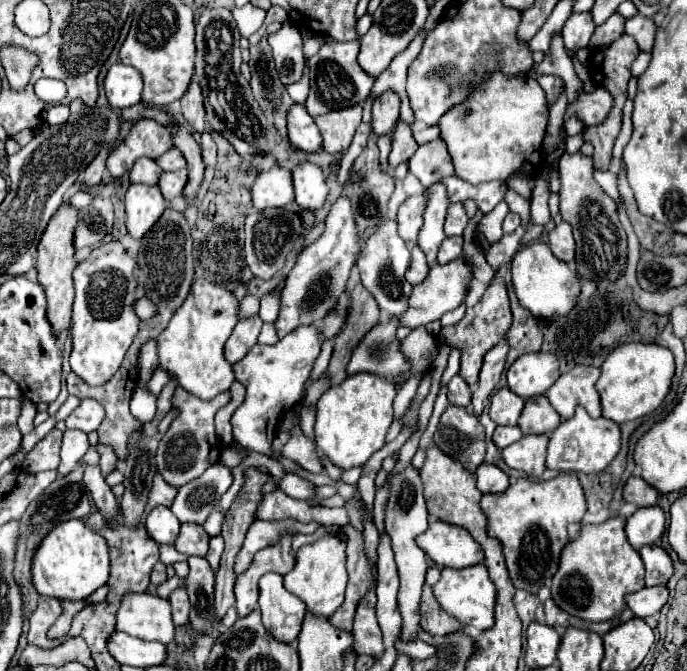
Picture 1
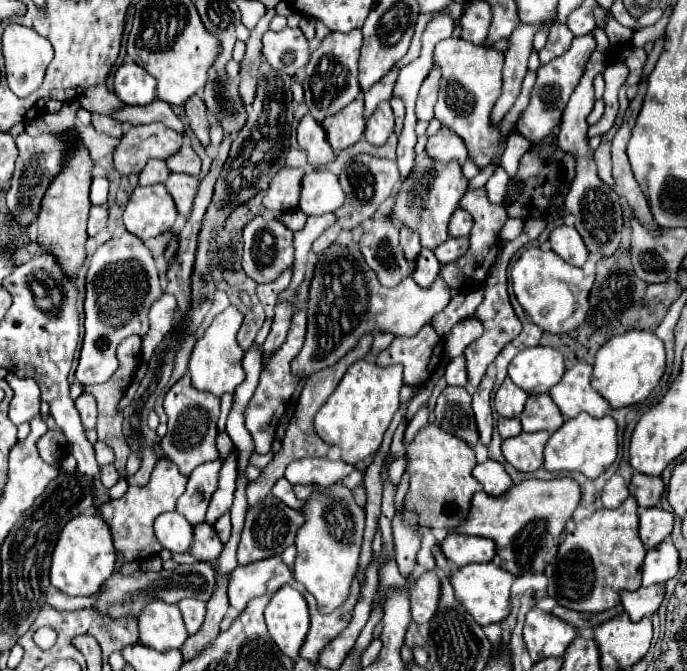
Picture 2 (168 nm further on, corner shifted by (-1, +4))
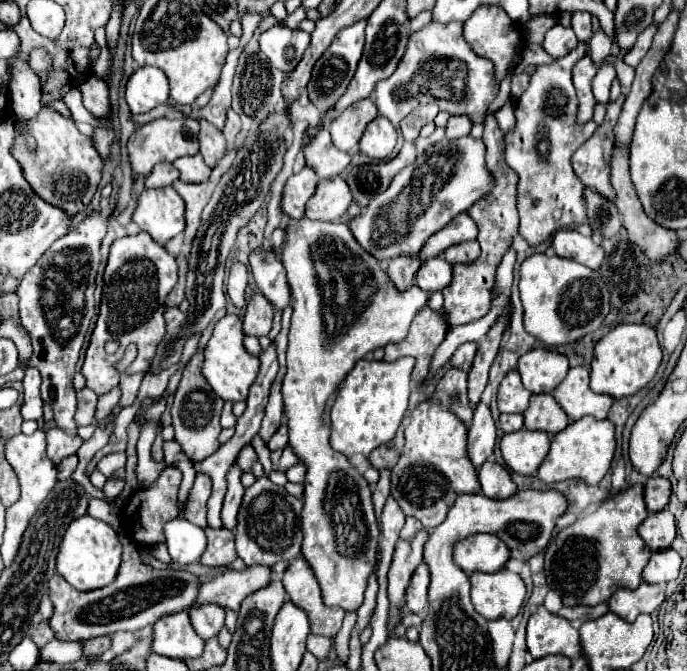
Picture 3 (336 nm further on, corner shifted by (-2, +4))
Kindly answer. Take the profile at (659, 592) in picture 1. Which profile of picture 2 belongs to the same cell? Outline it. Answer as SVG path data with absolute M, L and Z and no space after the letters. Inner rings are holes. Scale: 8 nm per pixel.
M661 584L647 586L647 588L641 586L635 592L623 590L621 592L621 604L623 604L625 612L629 614L629 618L633 622L637 622L643 616L655 614L663 602L663 596L665 596L665 586L661 586Z

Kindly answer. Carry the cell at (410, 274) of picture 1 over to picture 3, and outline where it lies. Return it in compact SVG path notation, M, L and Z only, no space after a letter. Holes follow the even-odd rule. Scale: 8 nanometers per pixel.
M440 256L422 262L416 274L416 286L426 292L436 292L446 288L450 280L452 280L452 266Z

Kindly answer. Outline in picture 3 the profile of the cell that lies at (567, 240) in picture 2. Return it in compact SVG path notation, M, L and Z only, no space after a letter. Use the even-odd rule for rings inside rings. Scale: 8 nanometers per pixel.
M572 228L558 230L552 238L552 248L558 256L576 260L592 270L598 270L604 260L602 246L594 244L594 240L590 236L582 236L580 232L576 232Z

